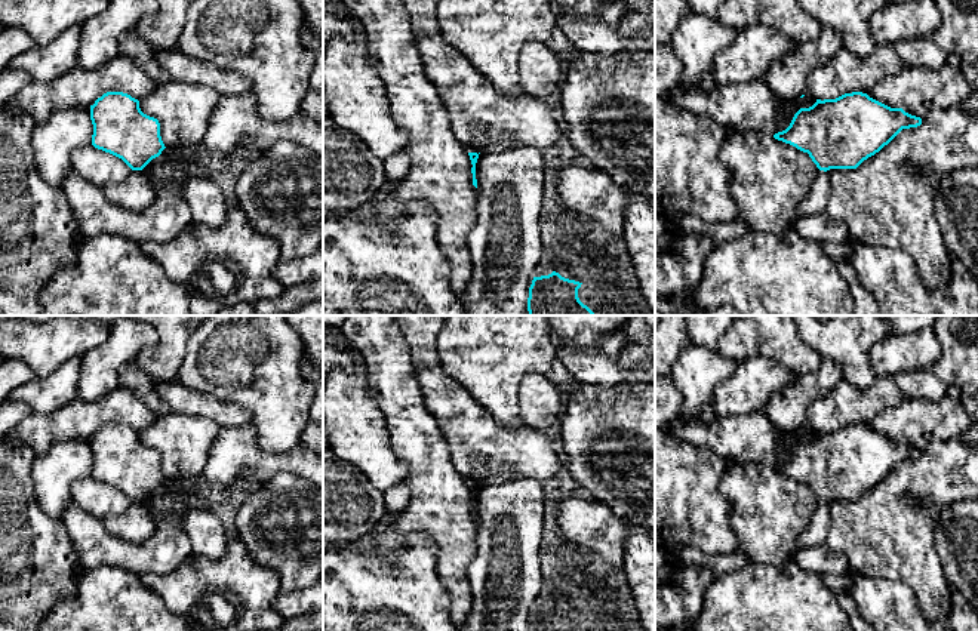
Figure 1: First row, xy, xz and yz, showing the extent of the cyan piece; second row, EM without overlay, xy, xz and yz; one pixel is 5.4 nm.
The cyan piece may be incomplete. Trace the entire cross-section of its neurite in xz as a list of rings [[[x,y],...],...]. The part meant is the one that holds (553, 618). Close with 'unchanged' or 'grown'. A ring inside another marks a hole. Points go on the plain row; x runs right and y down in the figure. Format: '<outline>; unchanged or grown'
[[[553,603],[548,607],[533,609],[528,631],[579,631],[581,616]]]; unchanged

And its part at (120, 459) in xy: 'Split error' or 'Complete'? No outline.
Complete

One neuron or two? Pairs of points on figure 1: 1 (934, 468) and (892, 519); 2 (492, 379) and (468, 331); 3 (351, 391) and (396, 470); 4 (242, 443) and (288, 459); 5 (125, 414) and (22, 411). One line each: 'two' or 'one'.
1: one
2: one
3: one
4: one
5: two

